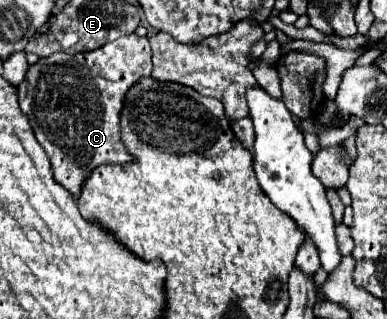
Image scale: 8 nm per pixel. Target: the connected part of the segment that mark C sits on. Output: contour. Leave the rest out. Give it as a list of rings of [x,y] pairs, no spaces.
[[[137,34],[123,36],[119,40],[105,44],[103,48],[97,48],[93,52],[79,52],[75,56],[65,52],[55,52],[53,56],[39,58],[39,62],[27,70],[25,94],[23,94],[23,82],[19,86],[19,106],[23,112],[27,112],[25,116],[29,118],[33,134],[51,160],[55,182],[67,188],[75,200],[79,198],[79,192],[83,190],[87,176],[99,164],[135,162],[135,158],[125,150],[121,142],[119,116],[123,110],[125,94],[131,88],[131,84],[137,84],[141,78],[147,78],[149,74],[151,74],[149,40],[139,38]]]

